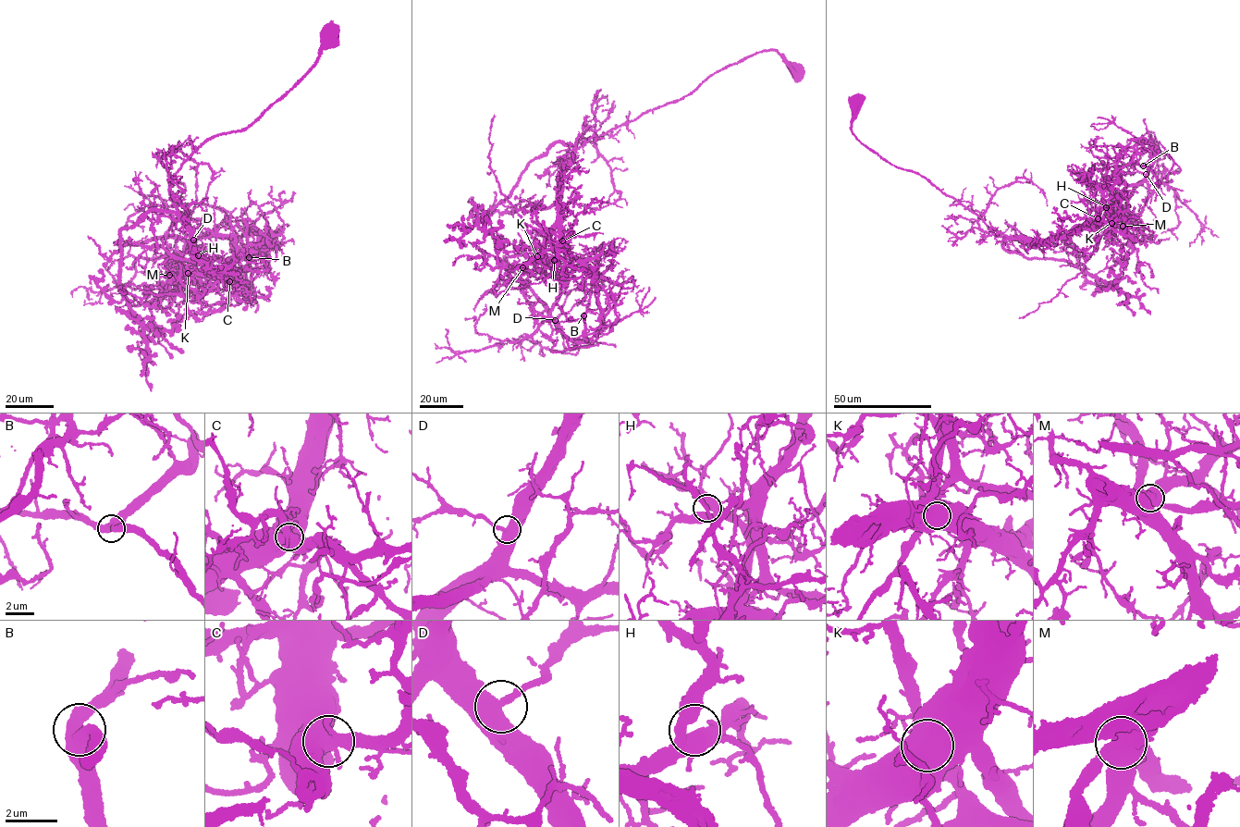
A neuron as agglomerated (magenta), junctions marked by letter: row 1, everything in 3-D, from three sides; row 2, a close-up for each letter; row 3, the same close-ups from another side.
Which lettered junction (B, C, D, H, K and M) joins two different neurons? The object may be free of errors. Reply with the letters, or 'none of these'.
K

